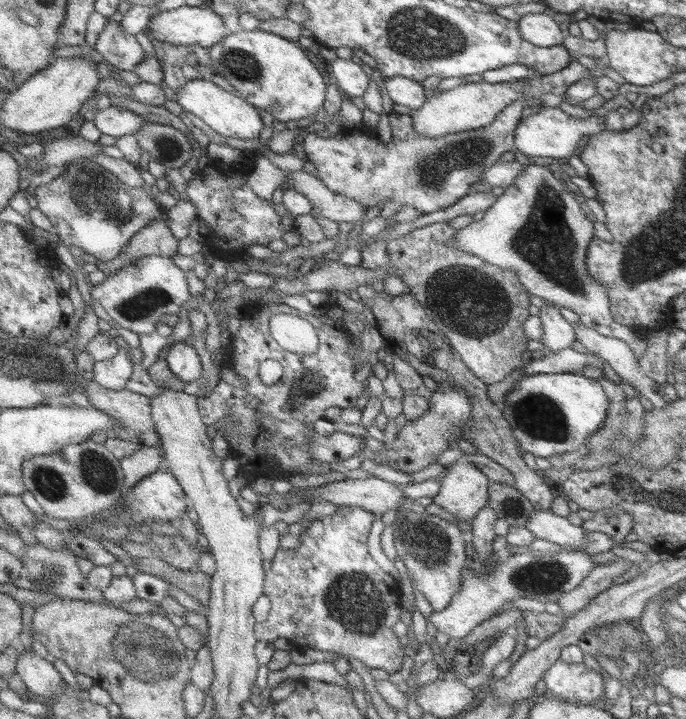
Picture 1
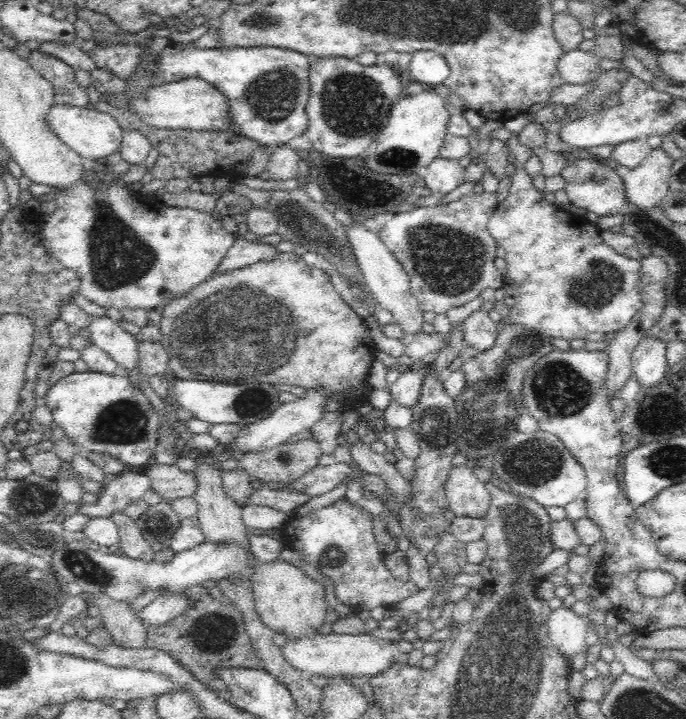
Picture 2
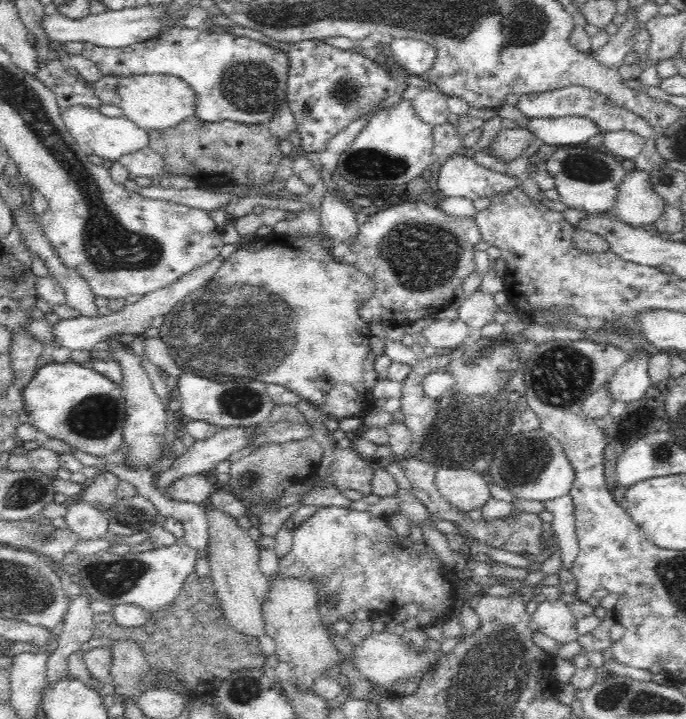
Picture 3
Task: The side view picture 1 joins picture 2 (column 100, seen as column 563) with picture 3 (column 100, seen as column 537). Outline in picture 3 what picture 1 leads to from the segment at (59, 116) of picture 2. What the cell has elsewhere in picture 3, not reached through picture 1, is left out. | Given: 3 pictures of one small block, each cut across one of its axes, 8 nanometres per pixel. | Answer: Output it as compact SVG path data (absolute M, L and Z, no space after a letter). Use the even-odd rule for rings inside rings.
M73 104L61 109L63 124L76 144L87 154L94 154L106 160L116 161L125 154L134 152L149 144L146 130L138 128L131 120L123 117L108 117L100 109Z

